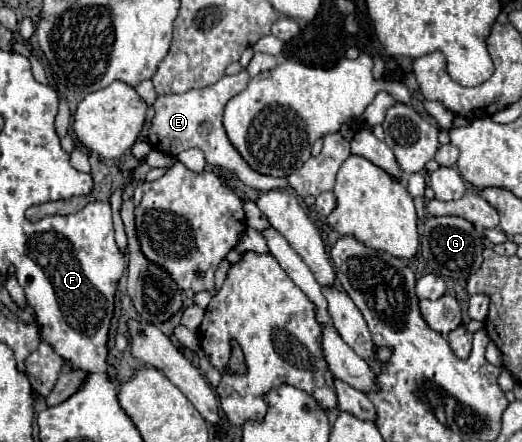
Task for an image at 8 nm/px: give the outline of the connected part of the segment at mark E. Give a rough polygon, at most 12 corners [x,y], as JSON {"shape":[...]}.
{"shape":[[249,74],[159,96],[147,136],[177,156],[199,146],[207,164],[267,192],[287,178],[255,172],[233,148],[223,108]]}

